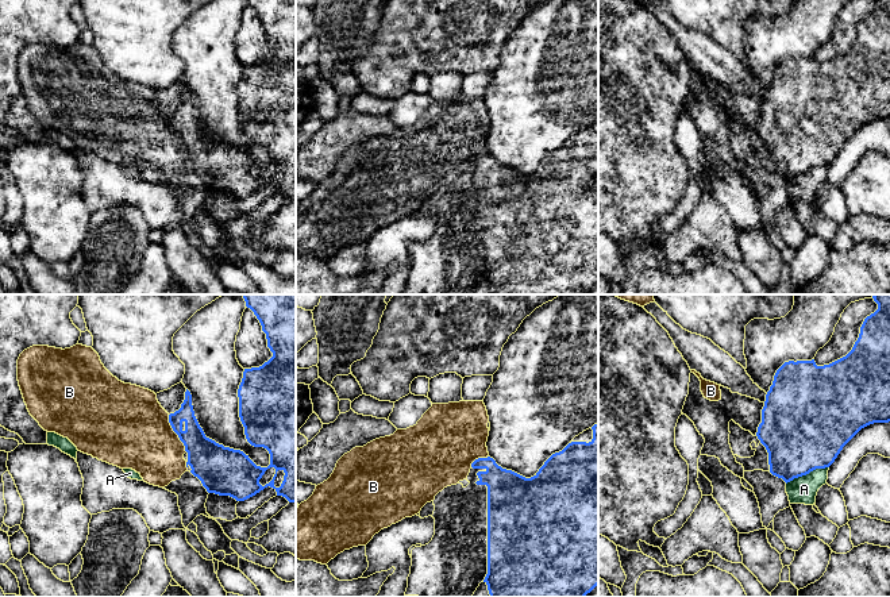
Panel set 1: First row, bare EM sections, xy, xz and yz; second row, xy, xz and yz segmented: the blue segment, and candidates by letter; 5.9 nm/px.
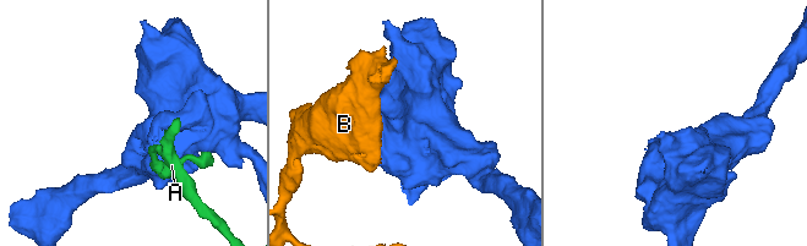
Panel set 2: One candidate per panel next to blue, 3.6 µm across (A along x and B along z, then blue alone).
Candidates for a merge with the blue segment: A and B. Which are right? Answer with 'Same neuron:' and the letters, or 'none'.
Same neuron: none

